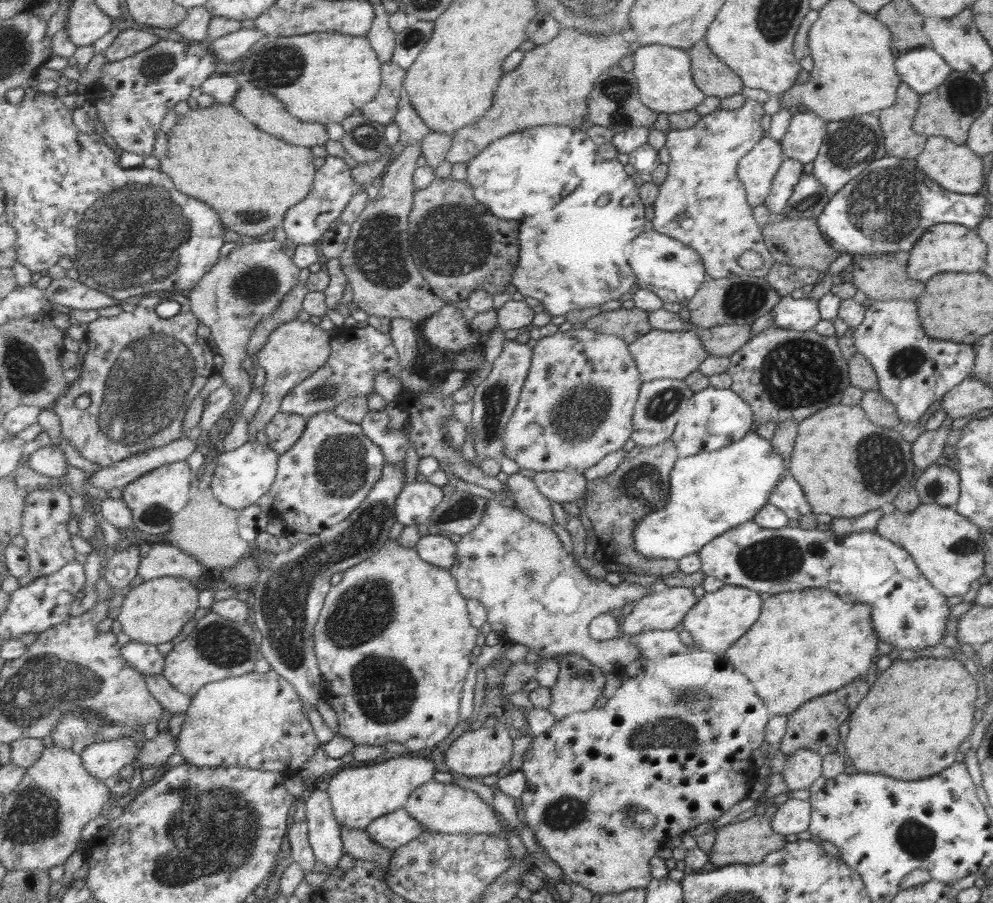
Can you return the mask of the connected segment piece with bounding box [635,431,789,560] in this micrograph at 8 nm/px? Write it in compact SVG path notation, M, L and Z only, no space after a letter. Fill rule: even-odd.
M750 431L738 442L720 451L698 453L680 458L671 476L672 488L667 504L647 514L635 530L635 547L638 552L651 558L682 560L690 554L697 554L706 543L724 535L739 524L753 520L754 515L768 504L772 489L784 475L789 473L788 462L773 449L772 443Z

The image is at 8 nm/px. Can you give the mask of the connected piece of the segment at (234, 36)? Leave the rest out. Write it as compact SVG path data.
M256 27L252 29L243 28L238 32L233 32L228 36L223 36L210 43L211 49L221 62L236 62L249 55L262 38L270 37L267 32Z

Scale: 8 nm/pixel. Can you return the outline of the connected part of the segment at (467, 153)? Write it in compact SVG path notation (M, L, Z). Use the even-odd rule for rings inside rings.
M566 28L552 42L528 51L524 62L514 72L503 76L489 114L477 125L455 133L452 152L448 156L450 163L468 166L496 140L526 128L561 125L578 129L584 123L584 116L589 114L589 98L598 78L636 52L623 33L593 36L583 30Z

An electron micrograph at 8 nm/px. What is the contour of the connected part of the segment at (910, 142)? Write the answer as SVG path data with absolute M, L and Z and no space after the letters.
M901 82L897 86L895 103L875 113L884 133L886 157L915 160L924 150L928 137L912 129L920 97L905 82Z

